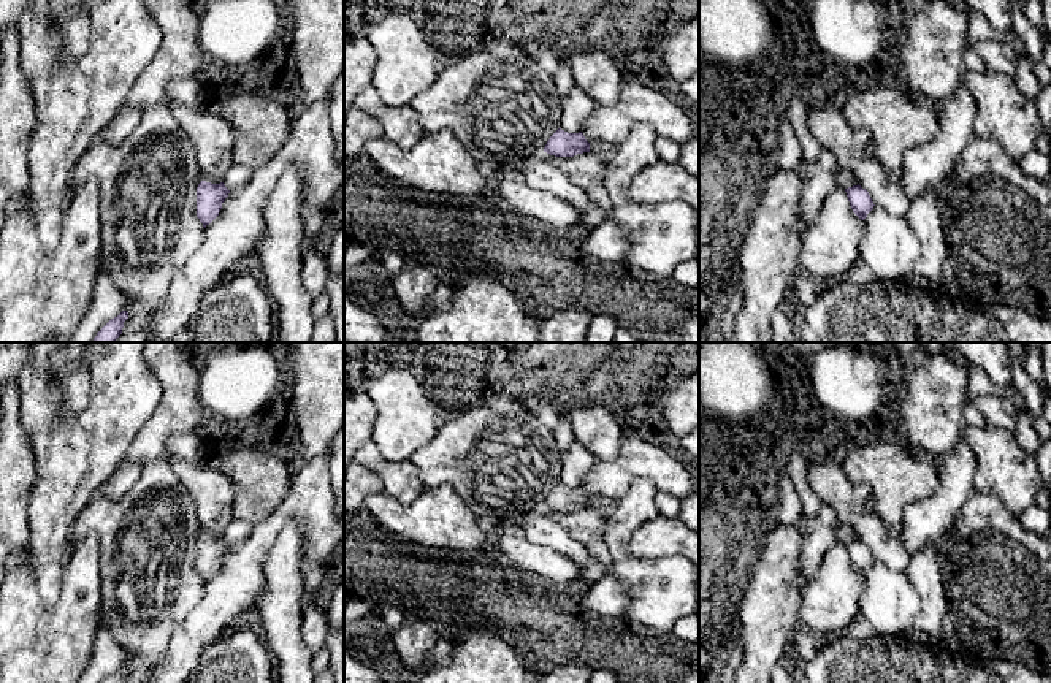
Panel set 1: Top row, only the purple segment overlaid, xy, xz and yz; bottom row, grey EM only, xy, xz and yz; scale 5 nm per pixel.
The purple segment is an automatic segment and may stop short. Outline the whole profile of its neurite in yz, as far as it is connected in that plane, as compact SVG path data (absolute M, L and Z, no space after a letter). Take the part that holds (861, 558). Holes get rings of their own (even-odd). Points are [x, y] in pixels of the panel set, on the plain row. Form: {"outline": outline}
{"outline": "M859 539L845 544L850 561L853 567L864 575L867 569L873 564L873 556L866 544L862 544Z"}

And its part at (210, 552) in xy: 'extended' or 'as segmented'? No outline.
as segmented

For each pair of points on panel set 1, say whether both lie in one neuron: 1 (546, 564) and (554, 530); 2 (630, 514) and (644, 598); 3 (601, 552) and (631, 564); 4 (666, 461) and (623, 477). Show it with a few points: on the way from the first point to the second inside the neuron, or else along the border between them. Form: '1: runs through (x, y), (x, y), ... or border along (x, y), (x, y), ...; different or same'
1: border along (520, 534), (571, 558), (580, 568); different
2: runs through (619, 534), (619, 557), (638, 577); same
3: border along (604, 520), (604, 544), (611, 555), (611, 572); different
4: runs through (655, 461), (639, 461), (634, 466); same

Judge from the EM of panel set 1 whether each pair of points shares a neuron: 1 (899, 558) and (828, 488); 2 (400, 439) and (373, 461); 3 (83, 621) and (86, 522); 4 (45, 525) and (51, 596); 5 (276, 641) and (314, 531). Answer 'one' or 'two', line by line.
1: one
2: two
3: two
4: one
5: two

